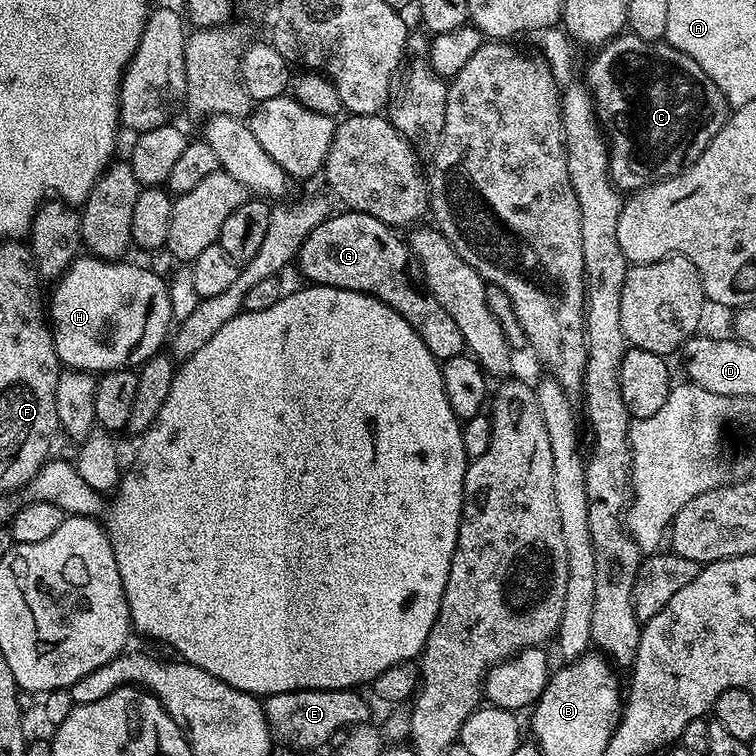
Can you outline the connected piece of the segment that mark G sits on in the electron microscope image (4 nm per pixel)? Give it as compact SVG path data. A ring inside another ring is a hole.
M340 210L337 214L329 215L327 220L322 221L317 228L310 230L310 234L302 242L298 265L300 272L305 276L307 283L312 286L323 286L326 288L341 288L342 290L354 290L355 292L367 292L368 295L386 302L388 308L398 310L410 326L426 342L426 350L434 354L434 358L441 362L461 355L465 351L462 330L458 330L458 325L454 323L454 318L446 314L446 309L440 305L438 298L434 298L431 292L419 279L411 276L414 257L409 241L404 240L399 231L392 225L374 218L370 214L362 214L351 210Z

